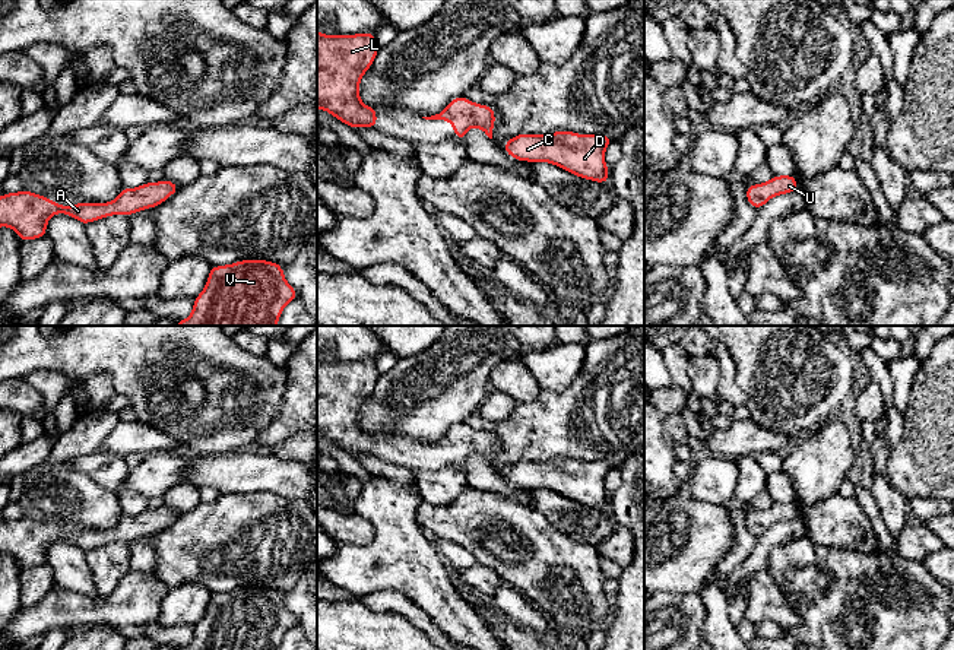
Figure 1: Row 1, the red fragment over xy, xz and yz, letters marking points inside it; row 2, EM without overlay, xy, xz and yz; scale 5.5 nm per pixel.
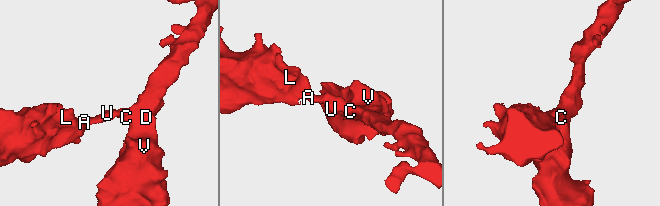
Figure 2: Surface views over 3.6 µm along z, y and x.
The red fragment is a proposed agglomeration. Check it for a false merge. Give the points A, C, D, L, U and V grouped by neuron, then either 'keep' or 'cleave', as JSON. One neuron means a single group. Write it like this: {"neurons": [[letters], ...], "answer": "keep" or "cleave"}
{"neurons": [["A", "C", "D", "L", "U", "V"]], "answer": "keep"}

